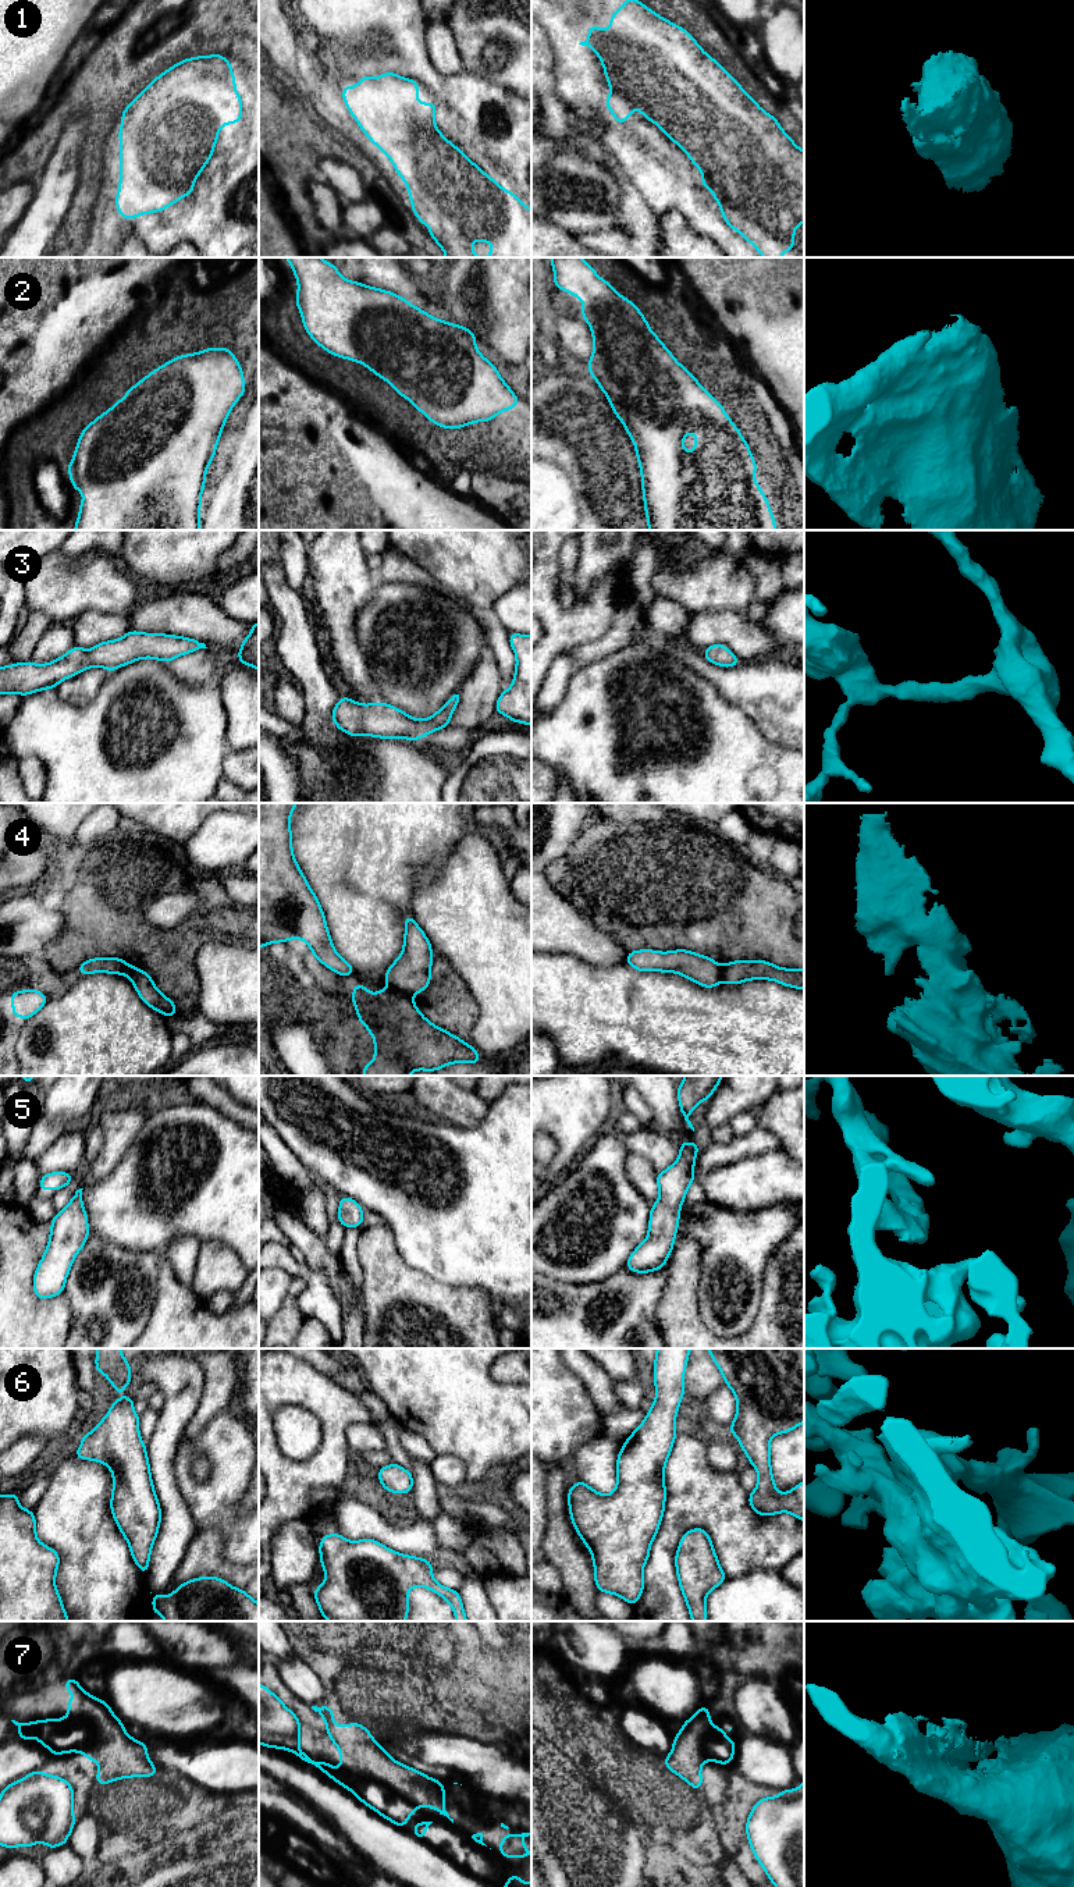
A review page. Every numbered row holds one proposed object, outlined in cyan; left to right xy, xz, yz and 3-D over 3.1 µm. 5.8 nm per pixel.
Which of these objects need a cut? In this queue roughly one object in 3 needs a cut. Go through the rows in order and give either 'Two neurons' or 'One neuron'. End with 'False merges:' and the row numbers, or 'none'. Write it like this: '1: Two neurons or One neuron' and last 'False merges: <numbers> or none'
1: One neuron
2: One neuron
3: One neuron
4: Two neurons
5: One neuron
6: One neuron
7: Two neurons
False merges: 4, 7

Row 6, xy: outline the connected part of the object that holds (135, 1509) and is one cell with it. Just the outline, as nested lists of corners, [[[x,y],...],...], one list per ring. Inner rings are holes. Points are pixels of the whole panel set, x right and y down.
[[[134,1397],[113,1401],[95,1431],[85,1432],[74,1456],[99,1461],[110,1468],[113,1518],[129,1545],[134,1561],[146,1575],[160,1528],[161,1508],[150,1476],[146,1444],[139,1435]]]

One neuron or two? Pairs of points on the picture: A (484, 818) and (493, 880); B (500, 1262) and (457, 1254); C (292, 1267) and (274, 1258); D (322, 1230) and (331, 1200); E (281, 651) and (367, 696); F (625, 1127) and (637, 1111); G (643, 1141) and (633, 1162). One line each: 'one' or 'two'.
A: two
B: one
C: one
D: two
E: two
F: two
G: two

